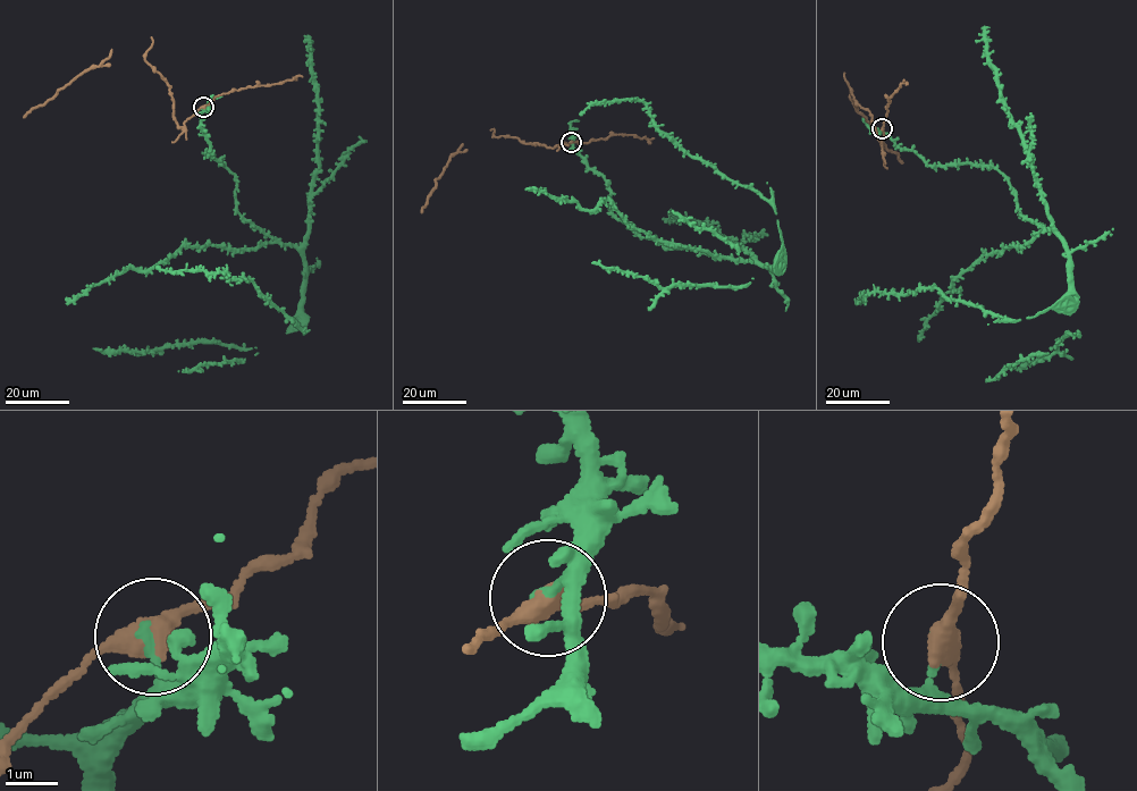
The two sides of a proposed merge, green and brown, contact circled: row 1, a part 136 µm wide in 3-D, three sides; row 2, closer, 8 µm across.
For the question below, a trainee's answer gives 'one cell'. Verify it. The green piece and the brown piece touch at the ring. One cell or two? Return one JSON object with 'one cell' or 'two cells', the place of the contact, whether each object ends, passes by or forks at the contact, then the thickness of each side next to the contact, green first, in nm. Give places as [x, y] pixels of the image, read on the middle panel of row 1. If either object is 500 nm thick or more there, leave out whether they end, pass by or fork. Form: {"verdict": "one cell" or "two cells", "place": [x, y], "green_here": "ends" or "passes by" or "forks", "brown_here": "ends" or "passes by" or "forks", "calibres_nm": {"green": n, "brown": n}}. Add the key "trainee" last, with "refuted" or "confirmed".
{"verdict": "two cells", "place": [571, 142], "green_here": "ends", "brown_here": "passes by", "calibres_nm": {"green": 220, "brown": 400}, "trainee": "refuted"}

